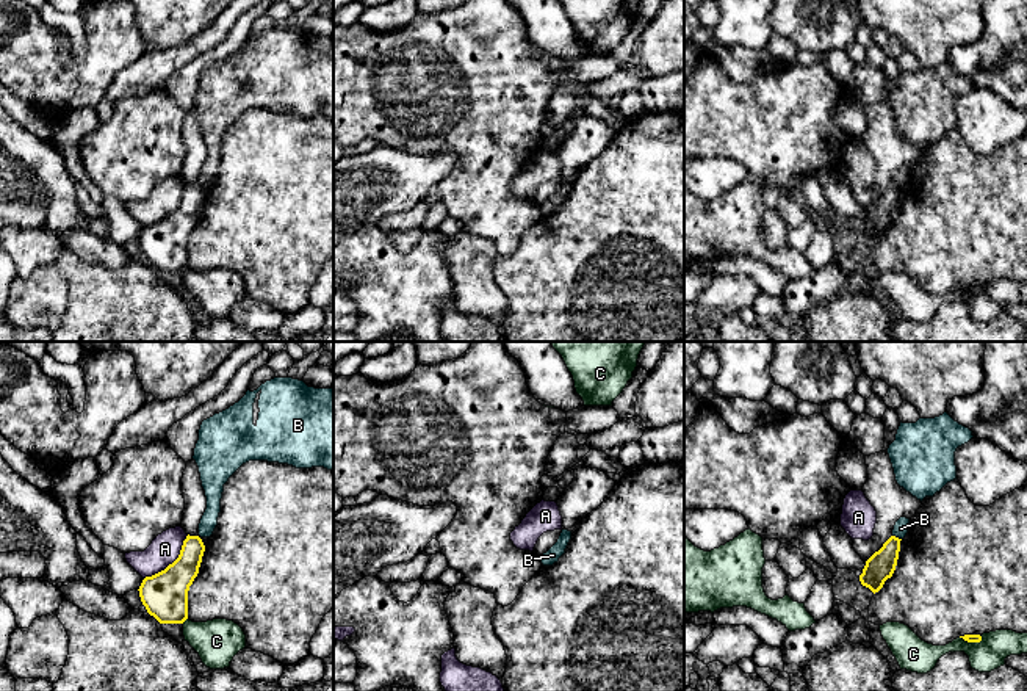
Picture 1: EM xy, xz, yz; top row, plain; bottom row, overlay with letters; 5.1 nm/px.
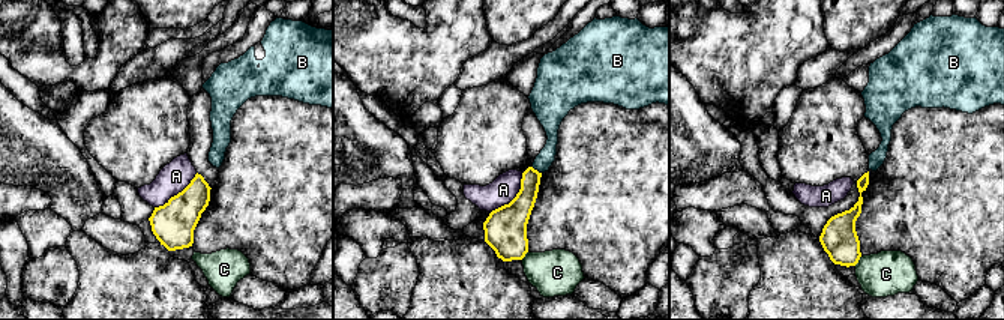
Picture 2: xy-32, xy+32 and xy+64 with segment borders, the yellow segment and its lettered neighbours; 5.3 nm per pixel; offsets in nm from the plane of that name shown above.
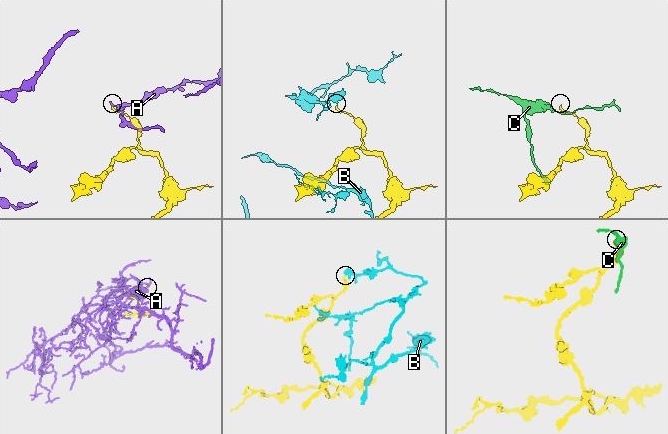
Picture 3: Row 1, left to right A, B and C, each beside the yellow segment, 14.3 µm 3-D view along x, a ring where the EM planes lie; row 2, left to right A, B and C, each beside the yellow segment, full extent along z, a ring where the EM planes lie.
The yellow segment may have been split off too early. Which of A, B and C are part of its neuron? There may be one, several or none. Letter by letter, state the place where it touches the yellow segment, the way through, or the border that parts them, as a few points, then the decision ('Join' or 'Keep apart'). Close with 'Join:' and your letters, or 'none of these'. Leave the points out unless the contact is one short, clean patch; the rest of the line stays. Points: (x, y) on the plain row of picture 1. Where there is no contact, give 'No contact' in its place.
A: Touches yellow at xy (172, 212). Boundary: xy (188, 184), (180, 202), (163, 218), (144, 227). Keep apart
B: Touches yellow at yz (897, 187). Boundary: yz (893, 184), (900, 188). Keep apart
C: Touches yellow at yz (971, 290). Keep apart
Join: none of these

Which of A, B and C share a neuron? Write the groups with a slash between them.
A / B / C

